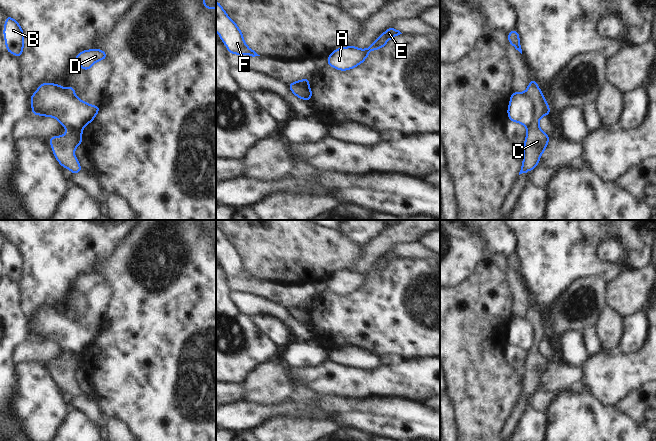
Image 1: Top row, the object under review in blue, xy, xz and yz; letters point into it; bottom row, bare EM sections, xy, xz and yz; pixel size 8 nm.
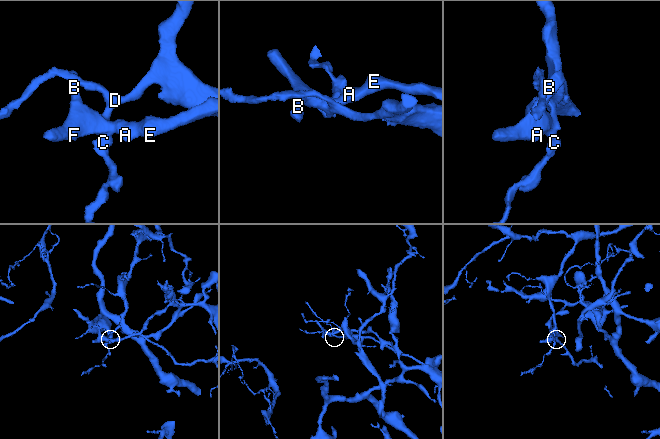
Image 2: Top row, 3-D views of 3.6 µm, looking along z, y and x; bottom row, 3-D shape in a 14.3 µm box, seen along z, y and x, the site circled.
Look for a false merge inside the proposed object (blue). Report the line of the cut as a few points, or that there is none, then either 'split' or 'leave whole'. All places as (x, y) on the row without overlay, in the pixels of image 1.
yz (525, 316), (532, 326), (532, 346), (527, 351) | split

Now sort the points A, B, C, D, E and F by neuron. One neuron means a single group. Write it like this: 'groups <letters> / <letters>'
groups A B E F / C D

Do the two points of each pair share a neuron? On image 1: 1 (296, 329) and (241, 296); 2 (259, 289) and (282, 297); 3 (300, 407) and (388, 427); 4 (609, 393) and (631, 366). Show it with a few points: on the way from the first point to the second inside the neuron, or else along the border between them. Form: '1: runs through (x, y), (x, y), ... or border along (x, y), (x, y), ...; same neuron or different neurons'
1: runs through (283, 315), (273, 308), (255, 305); same neuron
2: runs through (265, 289), (276, 292); same neuron
3: runs through (322, 406), (335, 406), (347, 412), (366, 413); same neuron
4: runs through (611, 386), (624, 373); same neuron

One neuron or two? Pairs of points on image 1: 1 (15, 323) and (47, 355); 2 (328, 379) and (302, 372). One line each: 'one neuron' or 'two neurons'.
1: two neurons
2: one neuron

